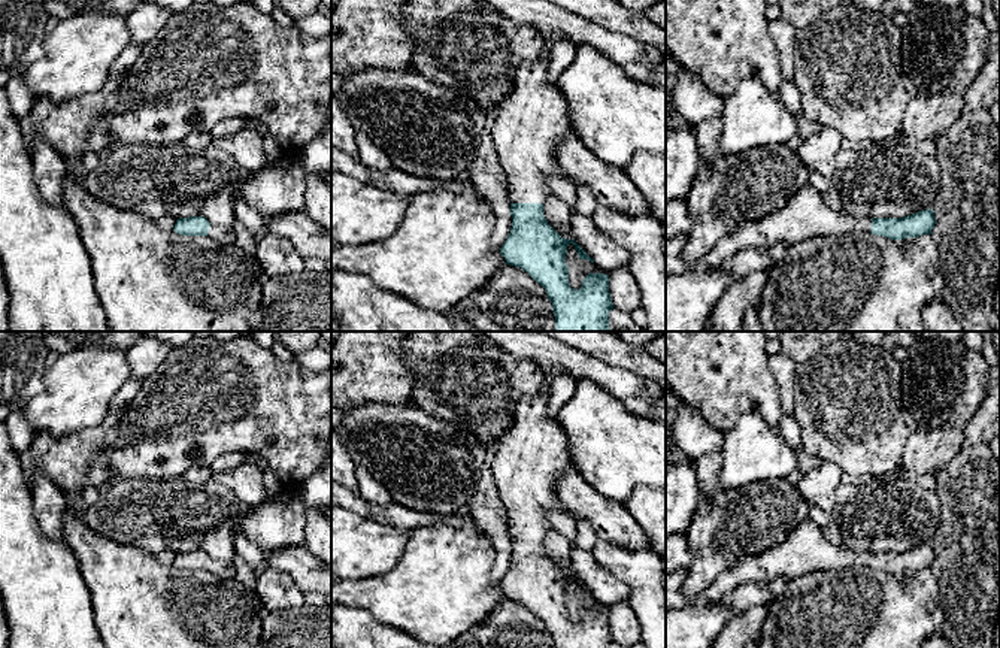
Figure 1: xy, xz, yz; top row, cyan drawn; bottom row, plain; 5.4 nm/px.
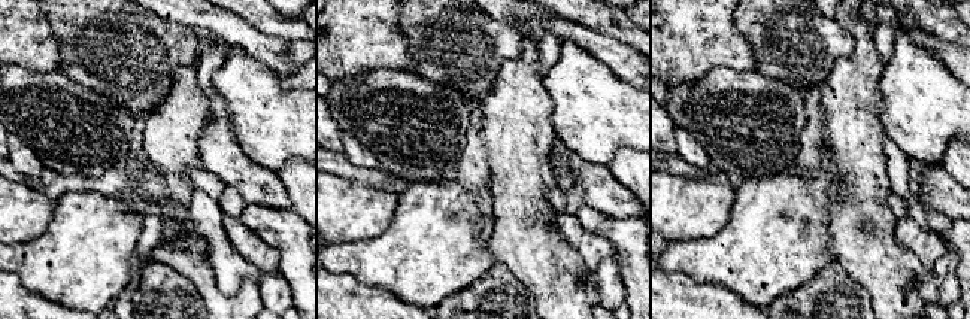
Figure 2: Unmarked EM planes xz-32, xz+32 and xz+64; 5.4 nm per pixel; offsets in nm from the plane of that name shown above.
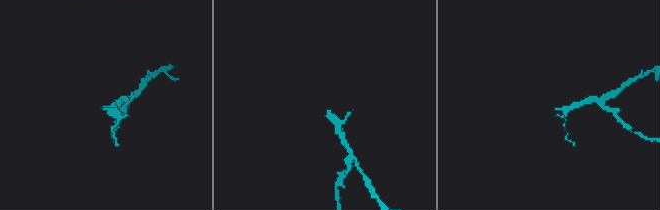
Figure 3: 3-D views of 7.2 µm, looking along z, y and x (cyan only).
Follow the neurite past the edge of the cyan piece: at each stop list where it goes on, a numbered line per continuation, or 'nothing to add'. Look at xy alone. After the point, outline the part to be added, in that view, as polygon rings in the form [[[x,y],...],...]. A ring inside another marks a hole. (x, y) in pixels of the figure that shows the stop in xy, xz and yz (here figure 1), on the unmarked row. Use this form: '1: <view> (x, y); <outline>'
1: xy (221, 569); [[[210,558],[207,570],[219,578],[234,578],[236,572],[230,563]]]

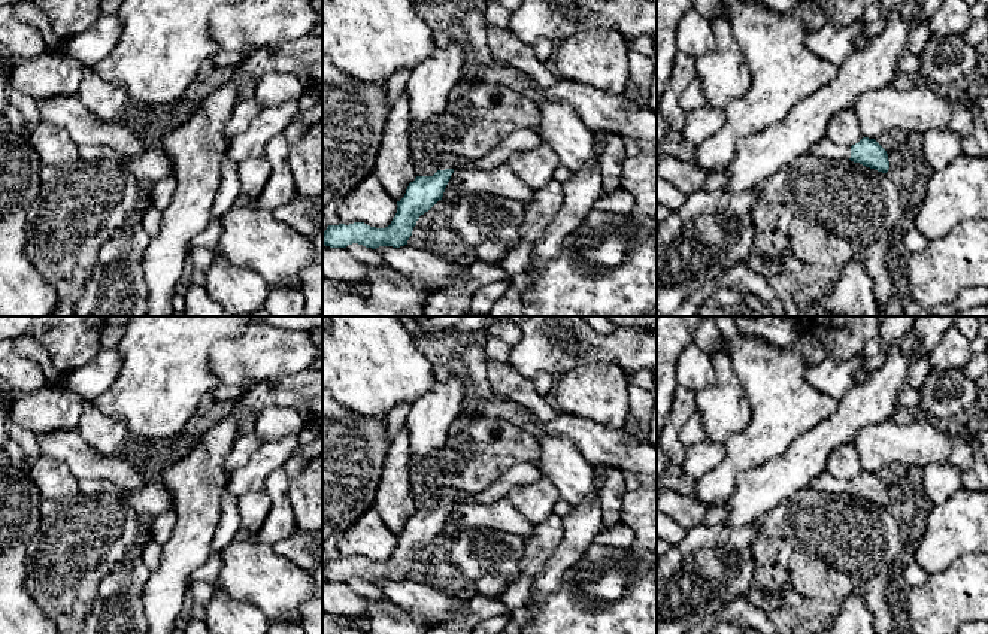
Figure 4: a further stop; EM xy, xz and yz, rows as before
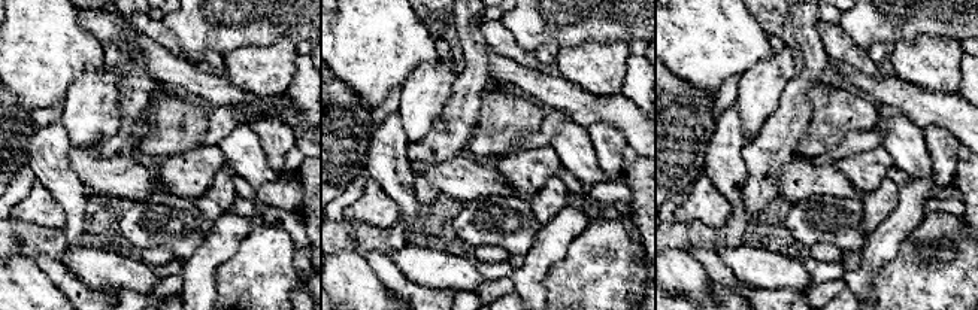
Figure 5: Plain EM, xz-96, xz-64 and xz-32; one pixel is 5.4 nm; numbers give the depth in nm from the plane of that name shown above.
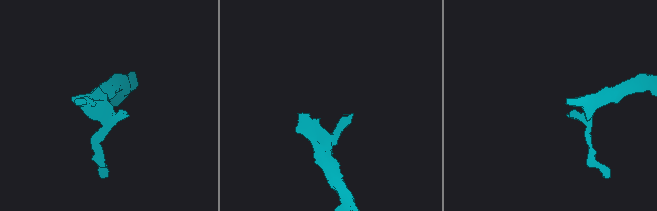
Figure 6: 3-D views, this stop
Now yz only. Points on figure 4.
1: yz (826, 482); [[[824,471],[812,480],[809,488],[830,492],[830,494],[849,494],[851,480],[837,479],[837,477],[831,476],[828,471]]]

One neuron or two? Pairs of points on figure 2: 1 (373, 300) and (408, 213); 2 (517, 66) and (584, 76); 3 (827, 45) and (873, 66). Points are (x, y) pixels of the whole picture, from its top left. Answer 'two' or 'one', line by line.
1: two
2: two
3: two

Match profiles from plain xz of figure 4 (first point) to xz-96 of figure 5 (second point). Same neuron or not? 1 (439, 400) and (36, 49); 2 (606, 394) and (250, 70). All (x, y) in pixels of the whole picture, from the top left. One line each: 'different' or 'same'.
1: different
2: same

